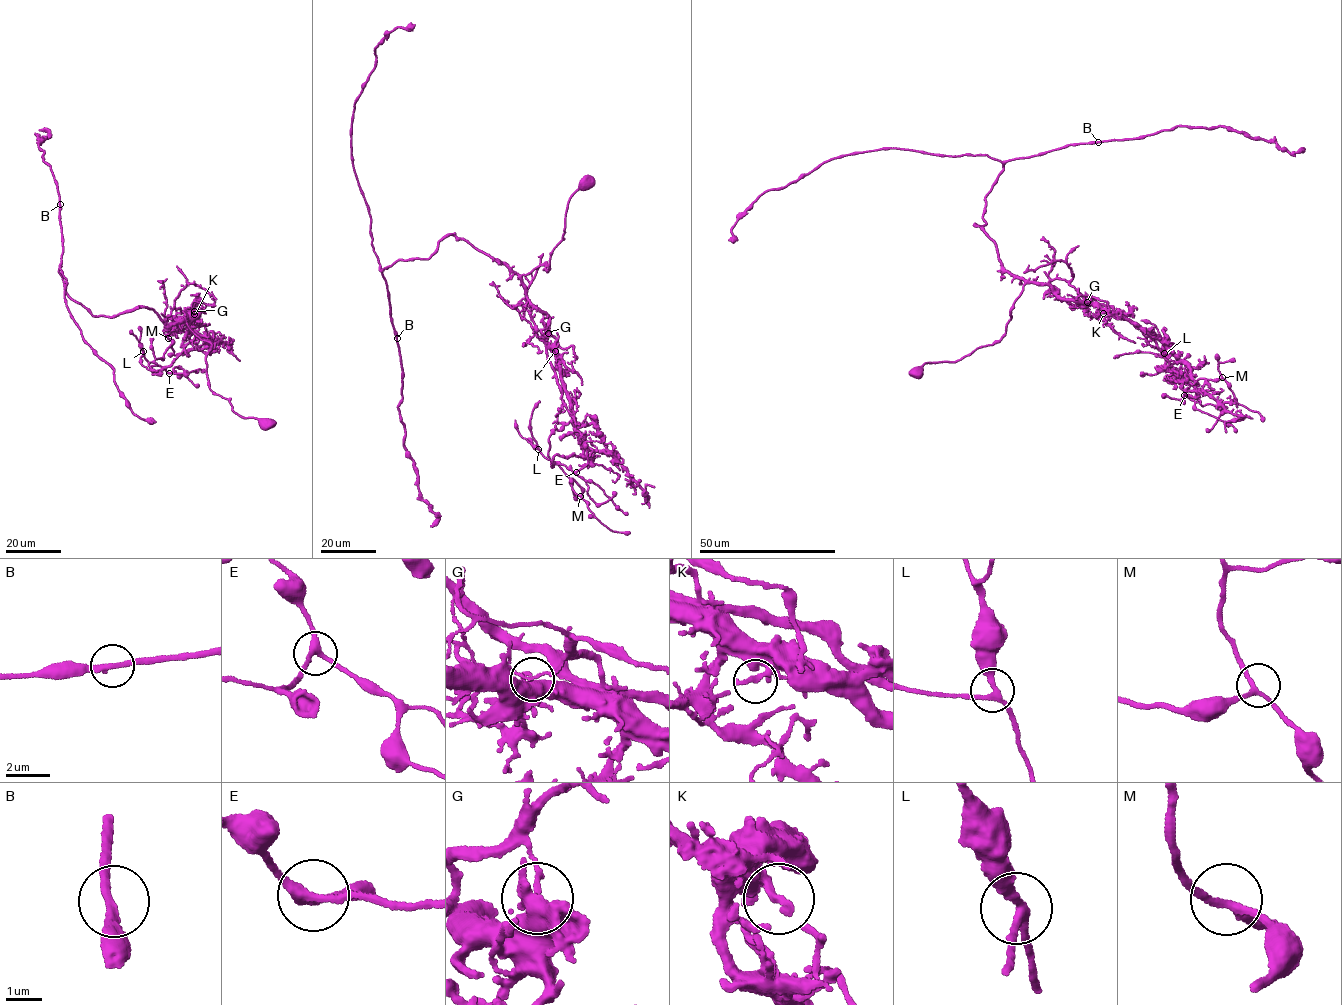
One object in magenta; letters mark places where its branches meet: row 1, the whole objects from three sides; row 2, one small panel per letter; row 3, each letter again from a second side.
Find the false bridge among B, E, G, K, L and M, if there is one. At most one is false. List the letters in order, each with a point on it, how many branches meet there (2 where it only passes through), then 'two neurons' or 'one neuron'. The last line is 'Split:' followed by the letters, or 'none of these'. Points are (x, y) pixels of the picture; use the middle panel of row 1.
B: place (397, 338); branches 2; one neuron
E: place (576, 472); branches 3; one neuron
G: place (548, 333); branches 2; two neurons
K: place (555, 351); branches 2; one neuron
L: place (538, 449); branches 3; one neuron
M: place (580, 496); branches 3; one neuron
Split: G

